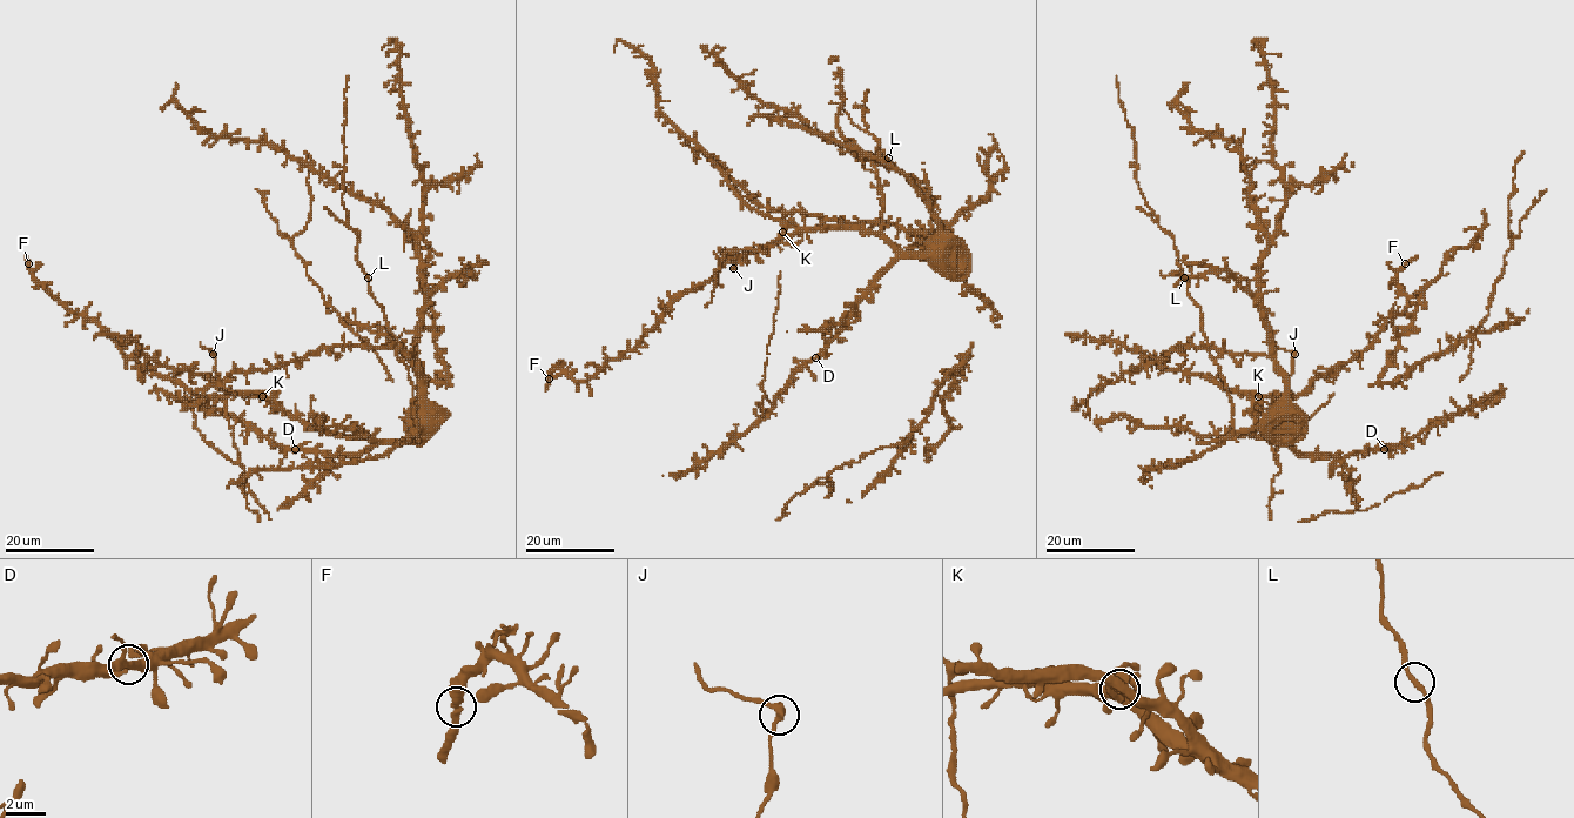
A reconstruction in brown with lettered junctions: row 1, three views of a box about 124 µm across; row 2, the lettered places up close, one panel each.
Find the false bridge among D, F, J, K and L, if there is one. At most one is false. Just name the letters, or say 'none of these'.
J

